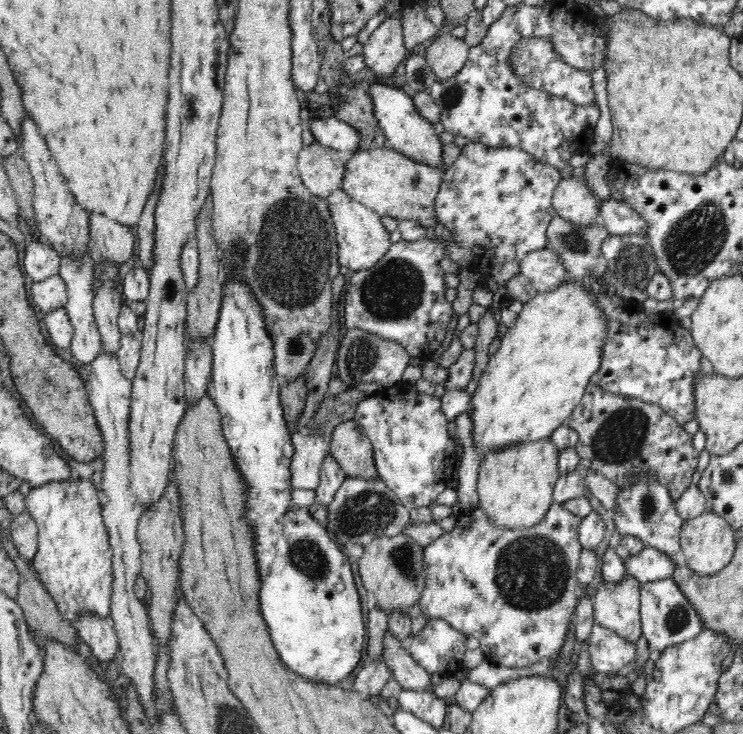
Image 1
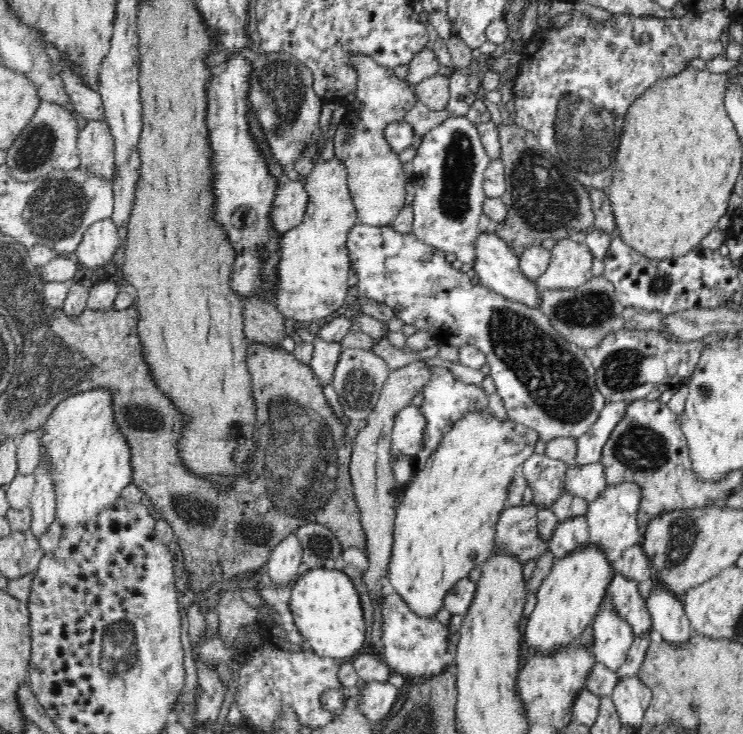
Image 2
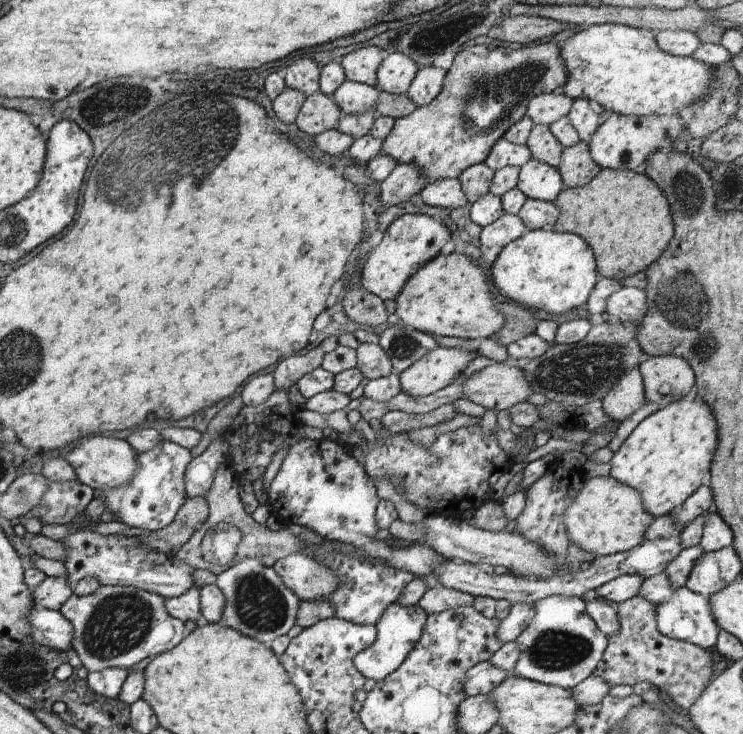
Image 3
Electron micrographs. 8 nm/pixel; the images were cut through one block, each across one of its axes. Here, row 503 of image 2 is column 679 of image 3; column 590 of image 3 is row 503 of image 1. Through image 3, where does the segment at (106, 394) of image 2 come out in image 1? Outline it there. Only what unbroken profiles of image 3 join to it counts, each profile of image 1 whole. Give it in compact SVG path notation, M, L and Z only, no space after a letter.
M76 478L63 482L51 481L42 486L32 487L25 495L25 510L36 521L38 529L37 553L33 556L32 569L44 588L55 600L57 609L66 621L74 623L76 612L95 612L108 616L111 594L113 593L113 550L109 543L107 526L103 521L102 501L98 497L100 489L94 486L92 479Z

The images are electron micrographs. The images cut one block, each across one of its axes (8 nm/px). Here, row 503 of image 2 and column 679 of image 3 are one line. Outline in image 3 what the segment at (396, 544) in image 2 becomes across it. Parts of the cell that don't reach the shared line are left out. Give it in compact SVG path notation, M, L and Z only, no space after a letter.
M692 393L643 418L612 454L608 476L633 488L641 496L645 512L659 518L683 504L702 485L717 443L717 422L709 404Z

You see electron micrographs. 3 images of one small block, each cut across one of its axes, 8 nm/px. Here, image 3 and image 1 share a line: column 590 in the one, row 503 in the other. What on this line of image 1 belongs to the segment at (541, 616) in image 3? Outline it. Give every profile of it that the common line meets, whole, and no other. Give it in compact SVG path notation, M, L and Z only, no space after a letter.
M650 480L650 484L636 484L630 490L621 490L617 498L617 509L614 514L616 535L630 534L642 539L644 545L670 557L674 568L678 567L678 552L681 526L684 521L676 513L675 502L670 499L668 490Z

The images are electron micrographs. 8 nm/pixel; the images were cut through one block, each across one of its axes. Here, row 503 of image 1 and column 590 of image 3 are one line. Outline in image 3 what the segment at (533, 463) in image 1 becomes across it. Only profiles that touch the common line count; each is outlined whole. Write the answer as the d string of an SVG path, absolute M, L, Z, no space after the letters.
M611 476L586 479L563 514L569 542L577 544L585 552L591 552L594 557L628 551L642 543L645 528L653 519L649 512L645 512L641 496Z

